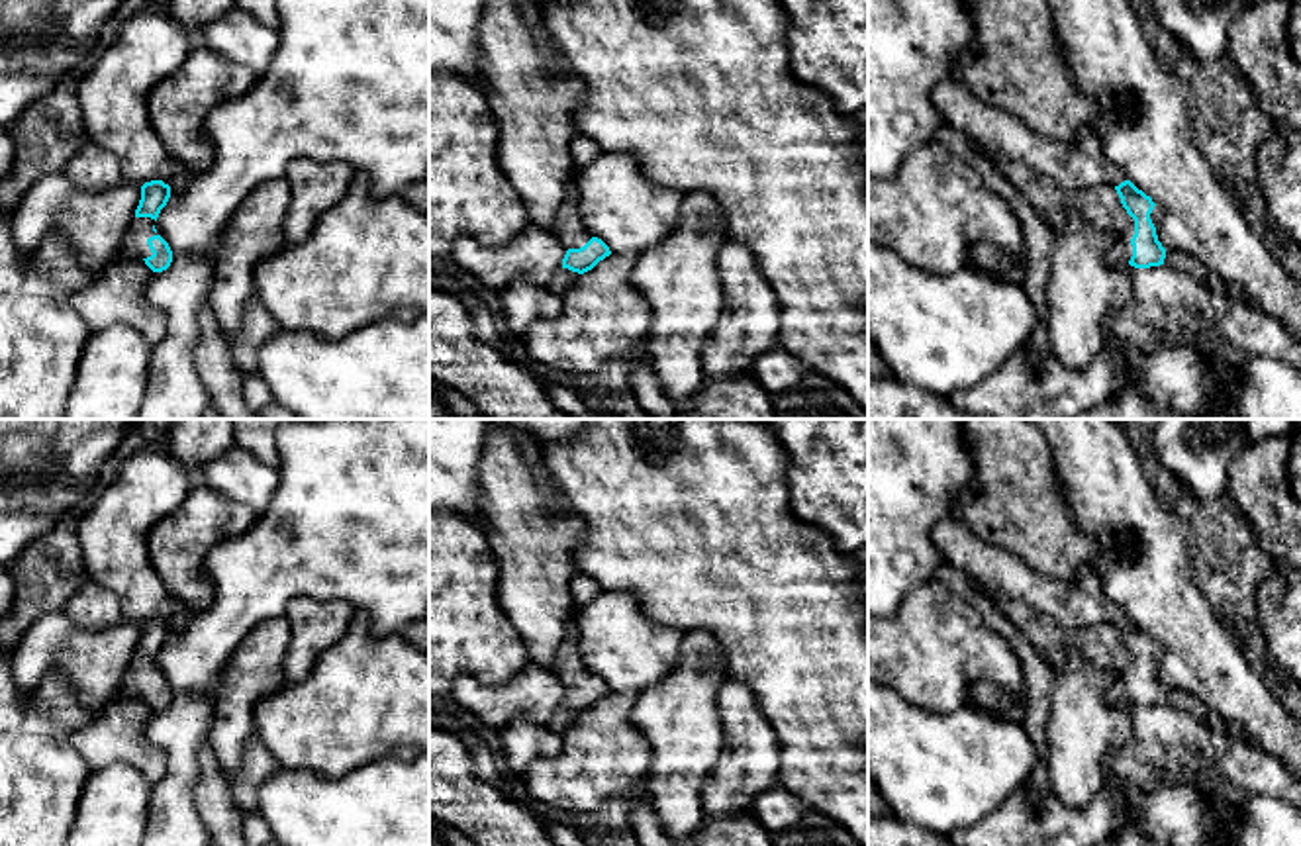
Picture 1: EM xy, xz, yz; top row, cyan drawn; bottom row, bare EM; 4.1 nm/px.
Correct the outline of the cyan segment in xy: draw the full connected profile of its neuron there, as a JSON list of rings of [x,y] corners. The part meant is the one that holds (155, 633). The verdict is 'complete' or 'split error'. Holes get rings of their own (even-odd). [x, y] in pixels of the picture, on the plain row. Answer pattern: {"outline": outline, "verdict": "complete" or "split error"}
{"outline": [[[151,619],[141,625],[141,638],[135,656],[121,682],[121,693],[143,697],[153,711],[163,711],[172,701],[169,682],[157,672],[155,660],[170,636],[170,625],[163,619]]], "verdict": "split error"}

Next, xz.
{"outline": [[[574,619],[566,621],[564,636],[554,654],[553,672],[566,687],[566,693],[562,705],[547,721],[547,727],[562,734],[578,721],[580,713],[592,709],[600,699],[611,693],[609,685],[584,664]]], "verdict": "split error"}

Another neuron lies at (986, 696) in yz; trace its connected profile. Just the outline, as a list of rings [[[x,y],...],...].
[[[976,682],[970,687],[974,707],[984,709],[1001,719],[1019,721],[1021,705],[1011,701],[997,685],[989,682]]]

